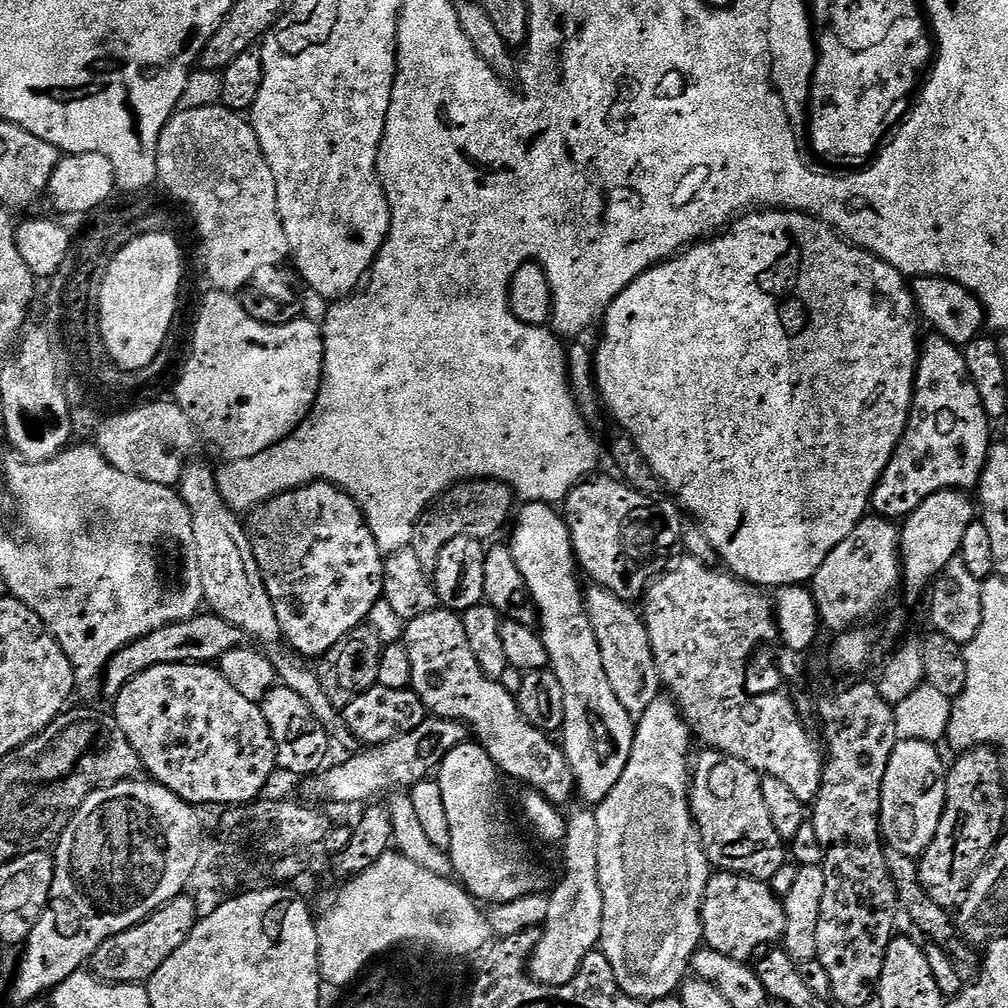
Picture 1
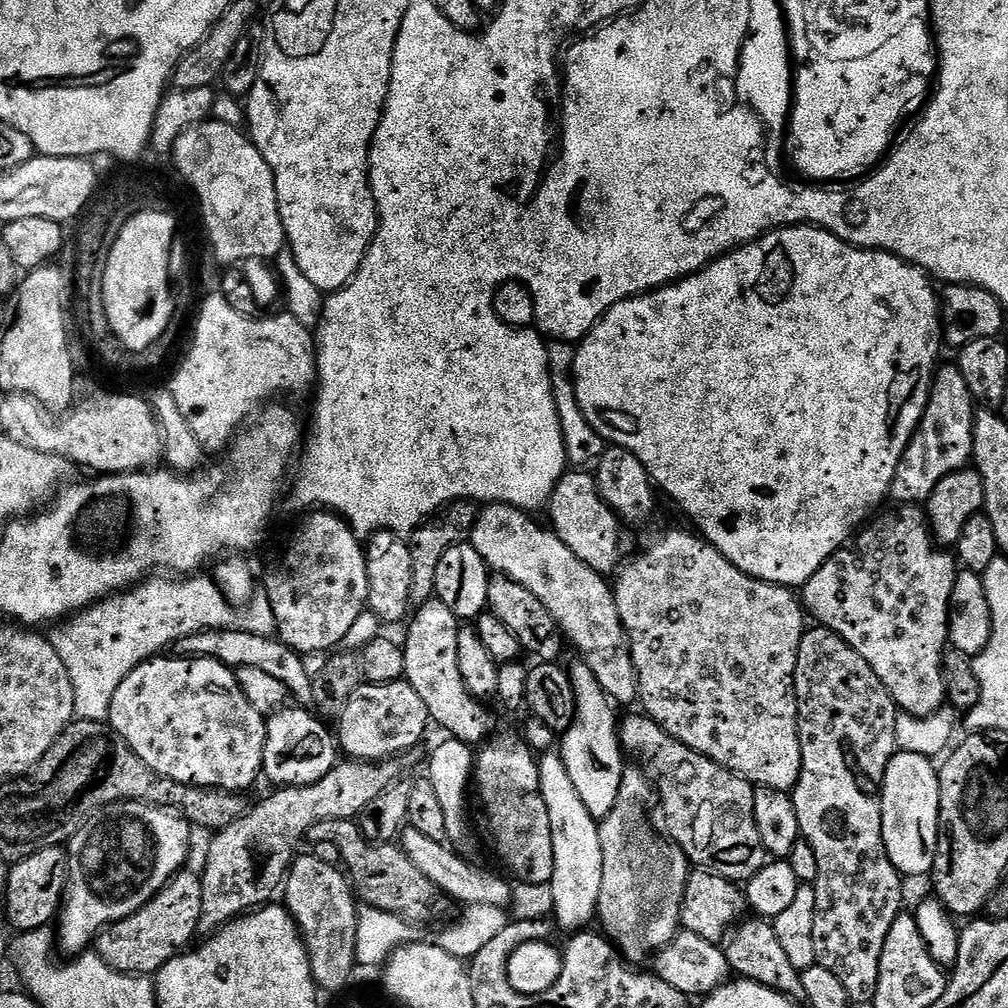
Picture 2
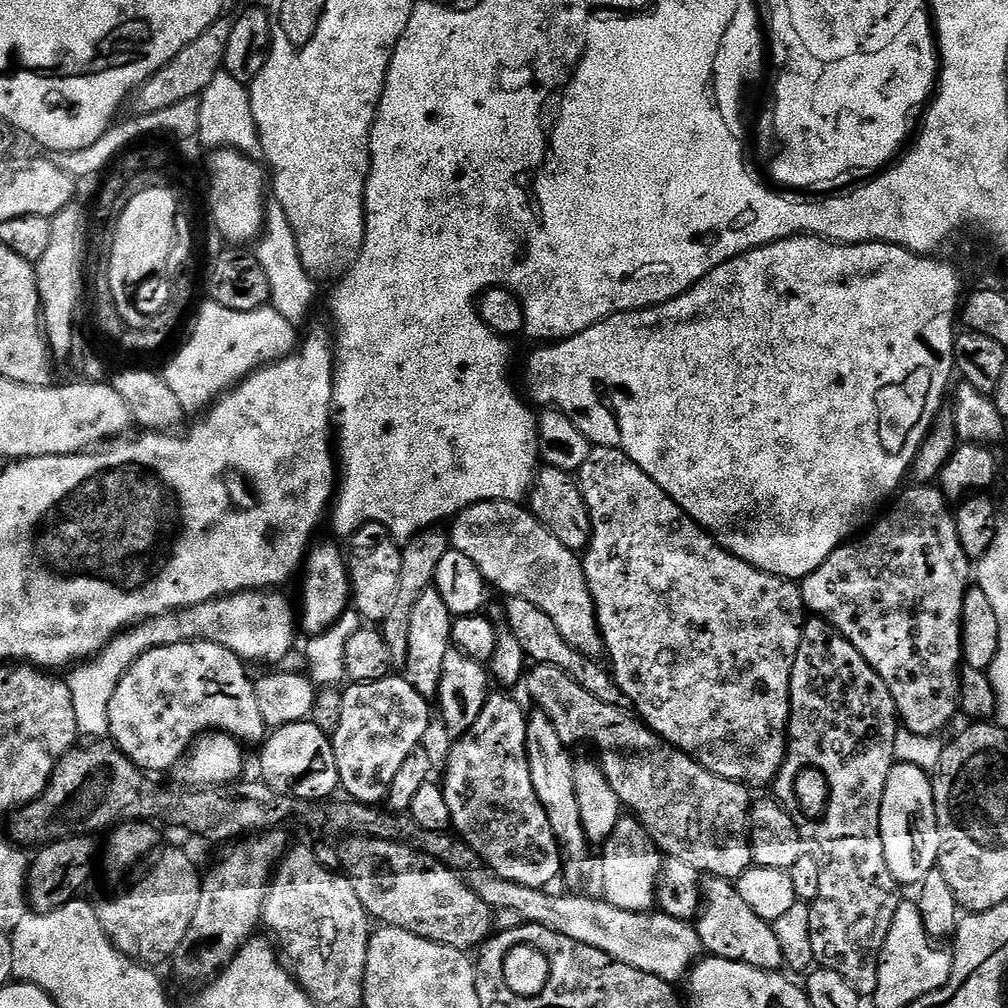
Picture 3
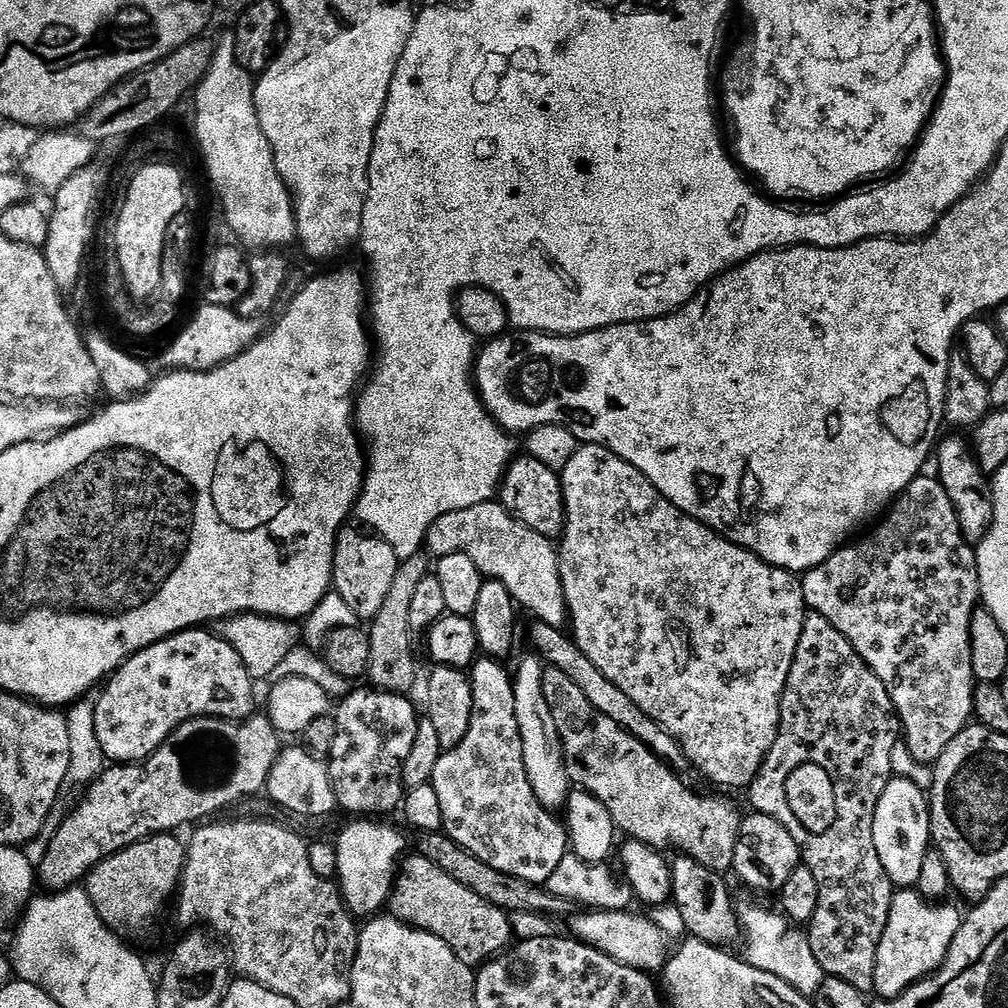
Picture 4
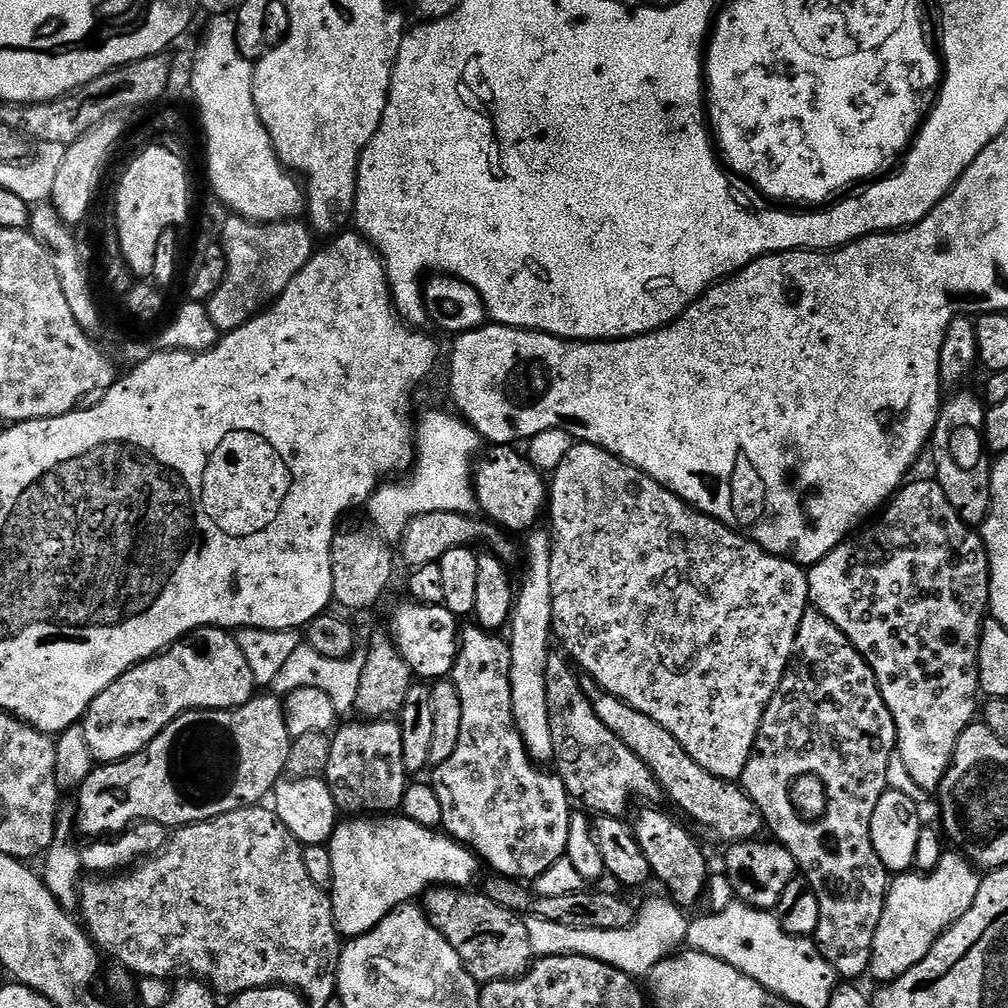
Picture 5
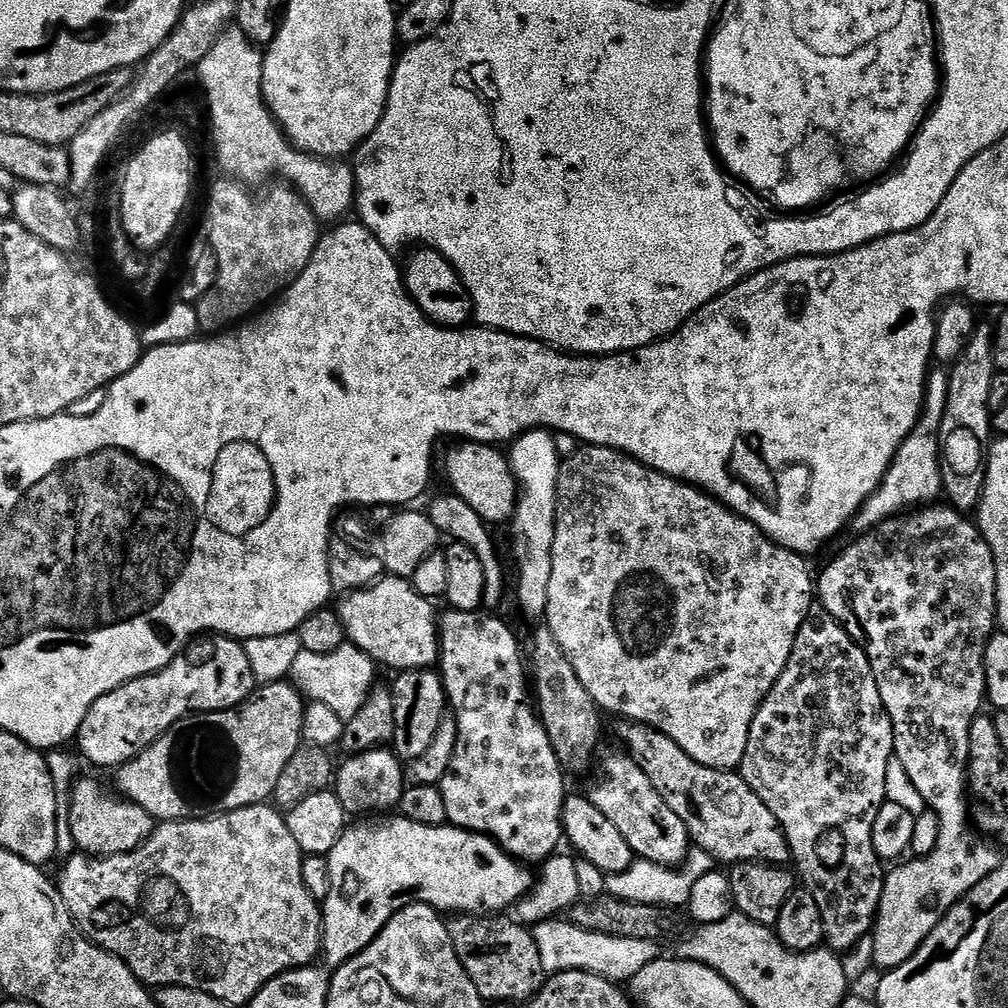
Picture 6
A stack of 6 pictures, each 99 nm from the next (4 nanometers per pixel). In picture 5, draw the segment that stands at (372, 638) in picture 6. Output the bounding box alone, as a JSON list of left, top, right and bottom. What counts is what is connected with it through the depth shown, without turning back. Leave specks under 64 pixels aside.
[390,603,461,682]

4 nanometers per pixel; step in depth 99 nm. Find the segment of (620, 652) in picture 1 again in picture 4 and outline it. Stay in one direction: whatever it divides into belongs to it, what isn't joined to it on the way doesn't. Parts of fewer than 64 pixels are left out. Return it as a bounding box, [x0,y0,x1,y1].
[426,502,568,629]

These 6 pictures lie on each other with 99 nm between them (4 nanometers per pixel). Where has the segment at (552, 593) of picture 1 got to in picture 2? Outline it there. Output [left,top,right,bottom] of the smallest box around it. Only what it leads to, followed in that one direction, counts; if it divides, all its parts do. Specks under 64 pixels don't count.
[558,662,626,822]

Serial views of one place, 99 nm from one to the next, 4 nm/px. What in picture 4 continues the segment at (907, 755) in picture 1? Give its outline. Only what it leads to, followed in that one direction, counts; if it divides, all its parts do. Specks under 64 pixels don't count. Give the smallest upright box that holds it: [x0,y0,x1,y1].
[874,778,932,890]

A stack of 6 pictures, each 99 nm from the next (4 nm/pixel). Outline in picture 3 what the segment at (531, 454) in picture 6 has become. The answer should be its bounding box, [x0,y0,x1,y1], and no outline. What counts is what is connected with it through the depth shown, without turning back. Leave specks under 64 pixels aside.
[526,710,590,885]

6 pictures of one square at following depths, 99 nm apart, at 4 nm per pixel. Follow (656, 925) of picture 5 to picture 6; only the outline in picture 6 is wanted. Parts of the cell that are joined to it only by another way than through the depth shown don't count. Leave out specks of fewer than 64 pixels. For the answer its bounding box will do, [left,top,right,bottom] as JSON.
[531,918,658,982]

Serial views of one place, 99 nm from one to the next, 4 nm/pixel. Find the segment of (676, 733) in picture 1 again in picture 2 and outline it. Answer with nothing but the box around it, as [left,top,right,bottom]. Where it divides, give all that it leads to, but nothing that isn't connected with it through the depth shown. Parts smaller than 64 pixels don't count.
[598,767,690,962]

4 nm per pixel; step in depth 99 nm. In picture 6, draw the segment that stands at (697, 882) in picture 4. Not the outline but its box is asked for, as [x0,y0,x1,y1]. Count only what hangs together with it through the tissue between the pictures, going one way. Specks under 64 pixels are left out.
[586,751,693,868]

